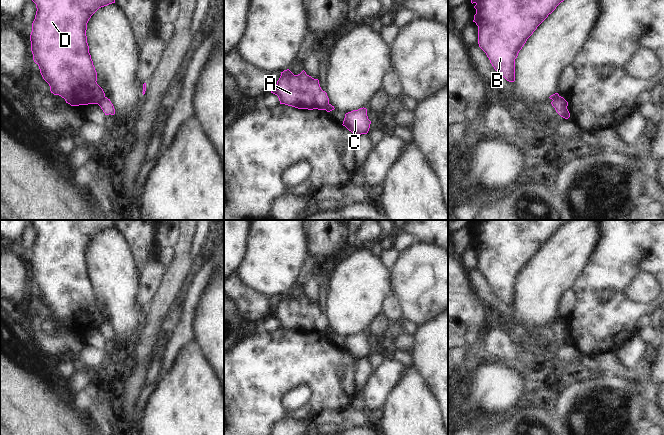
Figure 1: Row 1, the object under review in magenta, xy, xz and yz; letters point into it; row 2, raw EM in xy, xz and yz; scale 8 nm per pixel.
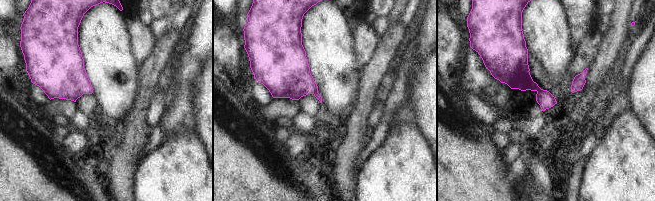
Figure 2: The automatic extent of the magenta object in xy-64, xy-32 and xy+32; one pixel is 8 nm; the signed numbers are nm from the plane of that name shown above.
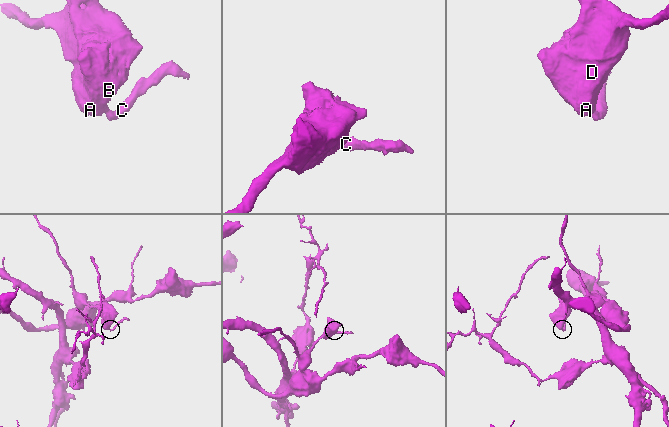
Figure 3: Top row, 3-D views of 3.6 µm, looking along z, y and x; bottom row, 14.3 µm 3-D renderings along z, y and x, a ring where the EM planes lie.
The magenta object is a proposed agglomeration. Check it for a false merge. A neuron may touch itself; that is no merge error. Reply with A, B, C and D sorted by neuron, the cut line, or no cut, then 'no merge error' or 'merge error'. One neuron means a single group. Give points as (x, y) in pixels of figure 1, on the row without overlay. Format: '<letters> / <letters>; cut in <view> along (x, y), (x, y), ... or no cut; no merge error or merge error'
A B D / C; cut in xy along (104, 320), (97, 327); merge error

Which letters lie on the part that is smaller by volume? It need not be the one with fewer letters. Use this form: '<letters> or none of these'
C

